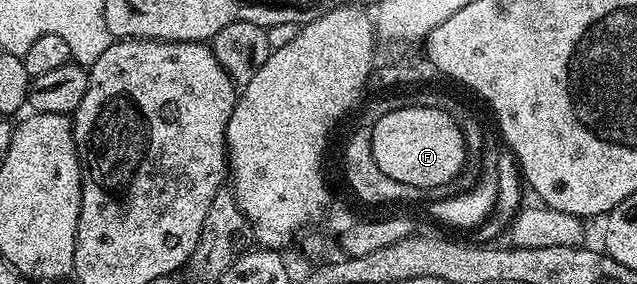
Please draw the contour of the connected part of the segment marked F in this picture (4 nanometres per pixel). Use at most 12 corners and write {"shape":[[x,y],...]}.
{"shape":[[439,109],[371,124],[387,178],[417,188],[462,175],[462,125]]}

